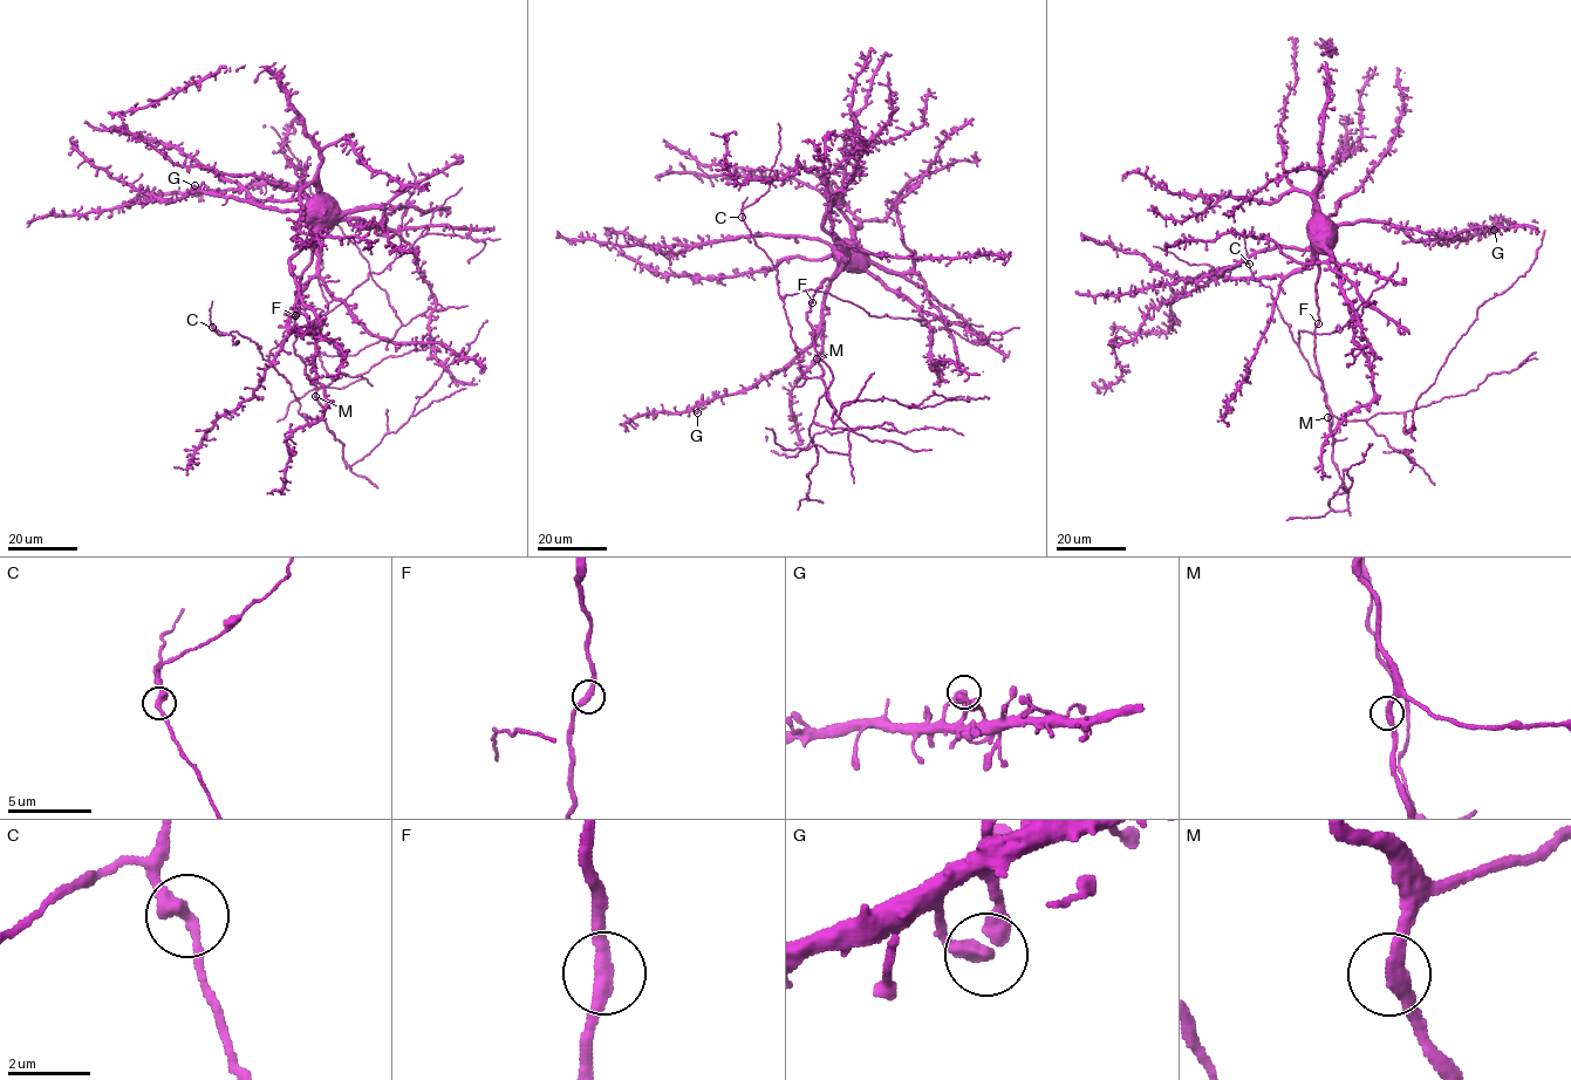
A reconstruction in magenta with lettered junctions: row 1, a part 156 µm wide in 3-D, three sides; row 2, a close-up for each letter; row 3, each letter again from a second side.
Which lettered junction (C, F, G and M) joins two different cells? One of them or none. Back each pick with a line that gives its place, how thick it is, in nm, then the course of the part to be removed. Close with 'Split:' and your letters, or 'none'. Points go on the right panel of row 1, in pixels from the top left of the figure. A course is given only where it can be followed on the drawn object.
Split: none

